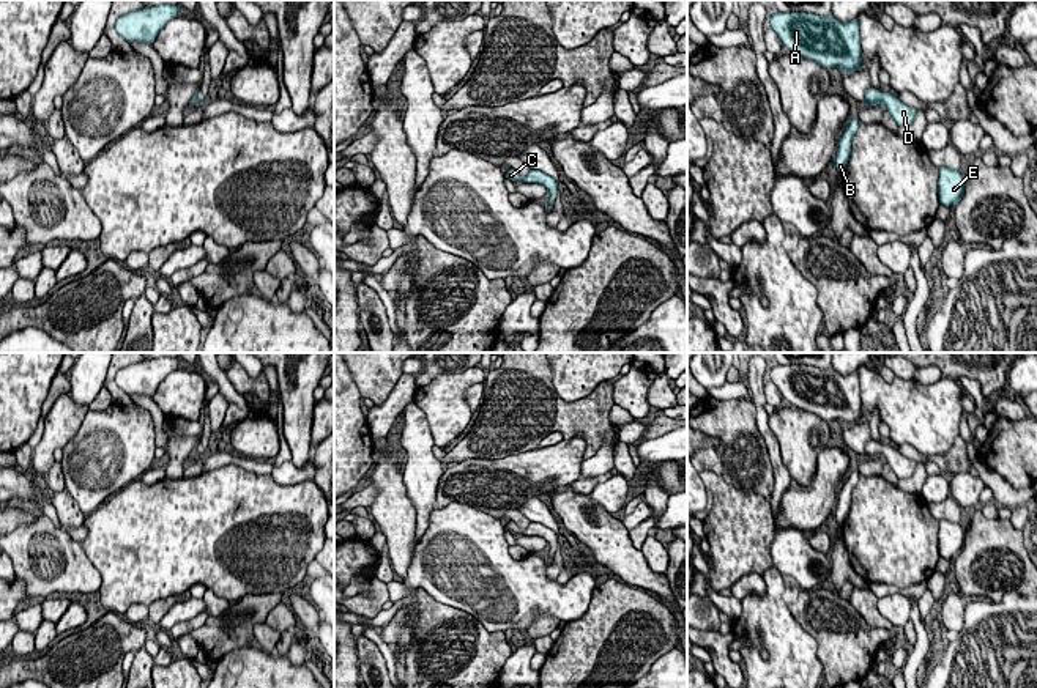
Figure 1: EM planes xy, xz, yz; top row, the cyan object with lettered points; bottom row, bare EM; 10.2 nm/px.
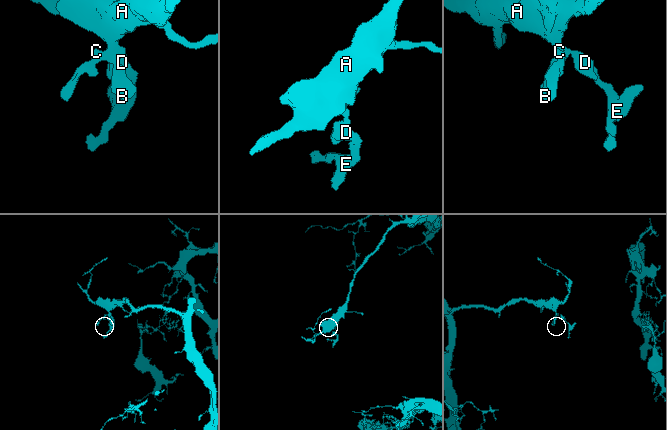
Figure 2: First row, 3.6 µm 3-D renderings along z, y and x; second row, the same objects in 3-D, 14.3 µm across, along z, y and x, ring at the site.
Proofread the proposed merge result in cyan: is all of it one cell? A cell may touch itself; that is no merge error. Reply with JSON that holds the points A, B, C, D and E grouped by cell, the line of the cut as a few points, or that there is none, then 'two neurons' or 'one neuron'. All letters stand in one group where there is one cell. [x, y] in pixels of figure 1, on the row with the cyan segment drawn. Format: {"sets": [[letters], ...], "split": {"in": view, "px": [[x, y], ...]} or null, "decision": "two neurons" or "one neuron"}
{"sets": [["A", "B", "C", "D", "E"]], "split": null, "decision": "one neuron"}

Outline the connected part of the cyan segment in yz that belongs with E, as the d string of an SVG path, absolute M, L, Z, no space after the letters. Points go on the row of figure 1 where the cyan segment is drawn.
M939 167L938 192L939 203L944 206L955 206L963 197L966 181L971 175L971 168L963 175L960 170L949 167Z

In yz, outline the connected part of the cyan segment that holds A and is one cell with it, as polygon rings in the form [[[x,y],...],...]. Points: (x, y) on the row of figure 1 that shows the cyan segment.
[[[780,13],[771,16],[771,28],[791,54],[820,66],[838,68],[843,74],[860,69],[862,47],[857,19],[846,24],[832,13]]]

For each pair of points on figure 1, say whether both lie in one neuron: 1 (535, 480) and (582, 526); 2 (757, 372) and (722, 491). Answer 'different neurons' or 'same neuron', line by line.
1: different neurons
2: different neurons

